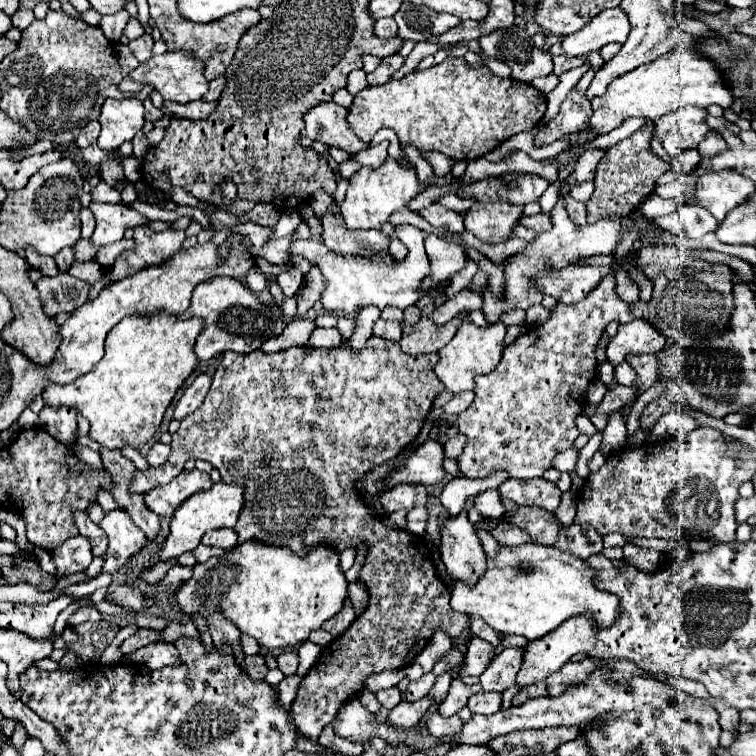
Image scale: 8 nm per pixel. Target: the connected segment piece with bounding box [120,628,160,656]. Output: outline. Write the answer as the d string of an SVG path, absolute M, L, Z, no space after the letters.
M144 628L144 630L138 630L134 636L130 636L128 640L124 640L122 646L120 646L120 652L126 656L126 654L130 654L130 652L134 652L138 648L144 648L144 646L148 646L152 642L158 642L158 640L160 640L160 636L158 636L156 630Z

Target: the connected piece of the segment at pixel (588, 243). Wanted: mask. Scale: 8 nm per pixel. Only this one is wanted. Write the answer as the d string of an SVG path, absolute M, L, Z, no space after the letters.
M558 196L558 202L554 206L552 214L552 228L548 232L542 232L540 236L534 238L534 242L530 242L528 248L524 248L522 252L518 252L504 268L506 272L506 294L504 298L496 298L490 296L490 292L484 288L482 298L484 298L484 316L490 324L498 322L500 314L512 310L512 308L530 308L534 304L540 304L542 294L530 284L530 278L534 278L536 274L540 274L540 270L544 270L546 266L554 266L554 268L564 268L570 262L576 262L578 256L600 256L600 254L612 254L618 246L618 242L622 240L622 228L630 228L634 224L634 220L630 216L612 216L612 220L600 220L596 224L588 224L578 228L566 212L566 204L562 200L562 196Z

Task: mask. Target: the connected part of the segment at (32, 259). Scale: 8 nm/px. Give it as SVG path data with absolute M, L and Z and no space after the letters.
M26 248L26 260L28 260L28 264L32 268L38 268L42 272L42 276L56 276L60 272L54 258L40 256L34 248Z

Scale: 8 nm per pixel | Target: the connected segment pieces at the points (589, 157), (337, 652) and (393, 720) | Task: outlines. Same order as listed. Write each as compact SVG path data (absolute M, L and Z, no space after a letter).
M594 148L594 150L586 150L578 162L576 162L576 168L568 174L568 178L562 182L562 188L572 188L576 184L584 184L588 178L594 178L594 170L598 166L598 162L602 160L604 156L604 150L600 148Z
M372 336L364 350L354 350L350 346L330 350L296 346L274 354L262 350L248 352L248 356L224 352L202 406L192 412L192 416L186 416L178 432L172 434L168 462L160 468L136 472L130 484L130 492L148 492L180 474L186 460L200 458L210 462L220 476L232 476L230 482L244 486L244 504L234 526L240 544L256 540L278 548L290 548L298 556L306 556L316 546L330 548L338 554L348 548L360 550L360 546L366 546L366 560L358 572L358 580L370 594L368 606L342 636L334 638L320 652L316 664L302 678L292 704L294 724L312 740L334 720L344 700L360 696L368 676L412 664L436 630L444 630L450 638L458 638L470 628L470 616L452 612L448 604L450 590L438 576L424 538L408 530L388 528L380 516L372 516L372 508L356 488L374 466L398 456L418 436L434 398L444 390L444 384L434 374L436 362L438 354L410 356L400 350L398 342L378 336Z
M422 698L416 702L408 702L402 700L398 706L394 706L388 714L388 724L392 724L392 728L396 728L398 732L404 732L404 728L412 728L418 724L418 720L422 718L422 714L430 708L430 700Z

